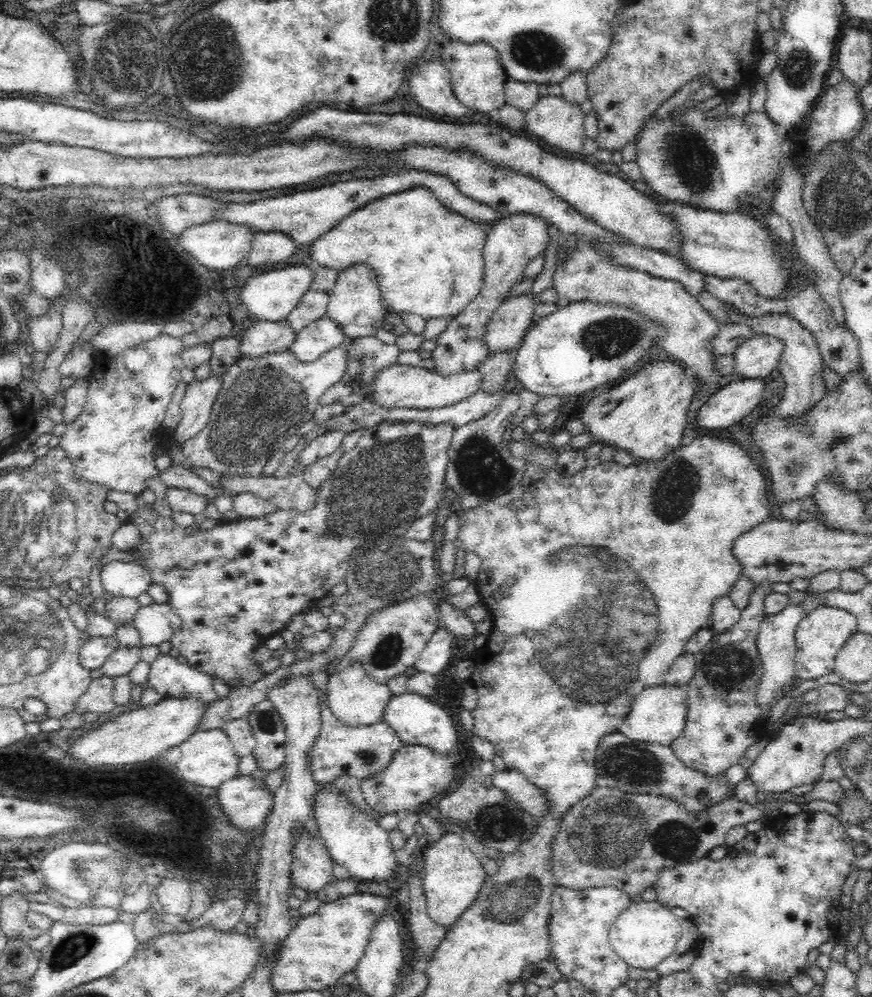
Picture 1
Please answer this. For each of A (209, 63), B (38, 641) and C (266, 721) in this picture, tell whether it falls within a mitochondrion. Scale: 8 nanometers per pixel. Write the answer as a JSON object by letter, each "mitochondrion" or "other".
{"A":"mitochondrion","B":"mitochondrion","C":"mitochondrion"}

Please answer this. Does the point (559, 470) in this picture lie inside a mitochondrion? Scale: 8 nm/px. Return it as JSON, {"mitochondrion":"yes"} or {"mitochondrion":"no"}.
{"mitochondrion":"no"}

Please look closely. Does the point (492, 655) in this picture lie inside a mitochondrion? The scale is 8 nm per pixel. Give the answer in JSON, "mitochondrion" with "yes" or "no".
{"mitochondrion":"no"}

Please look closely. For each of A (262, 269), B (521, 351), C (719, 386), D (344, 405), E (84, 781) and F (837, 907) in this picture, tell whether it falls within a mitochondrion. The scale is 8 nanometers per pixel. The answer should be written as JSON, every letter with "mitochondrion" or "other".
{"A":"other","B":"other","C":"other","D":"other","E":"other","F":"other"}

